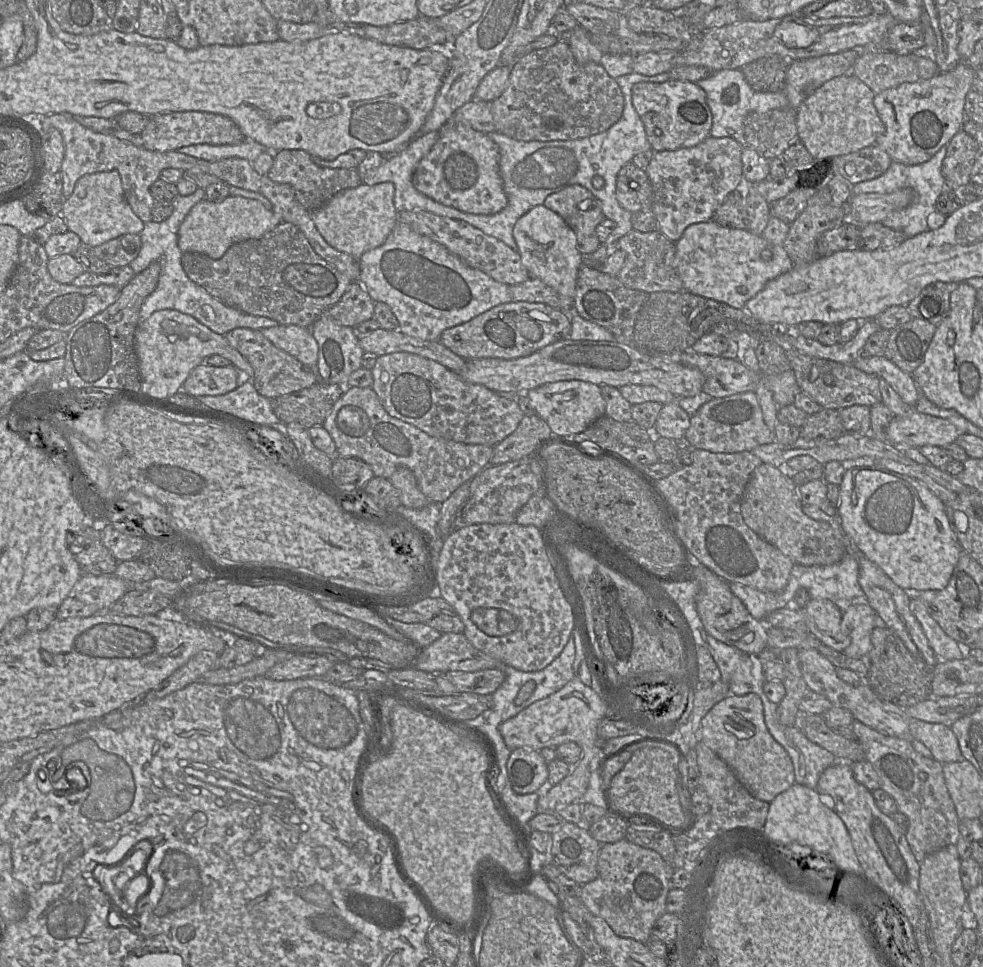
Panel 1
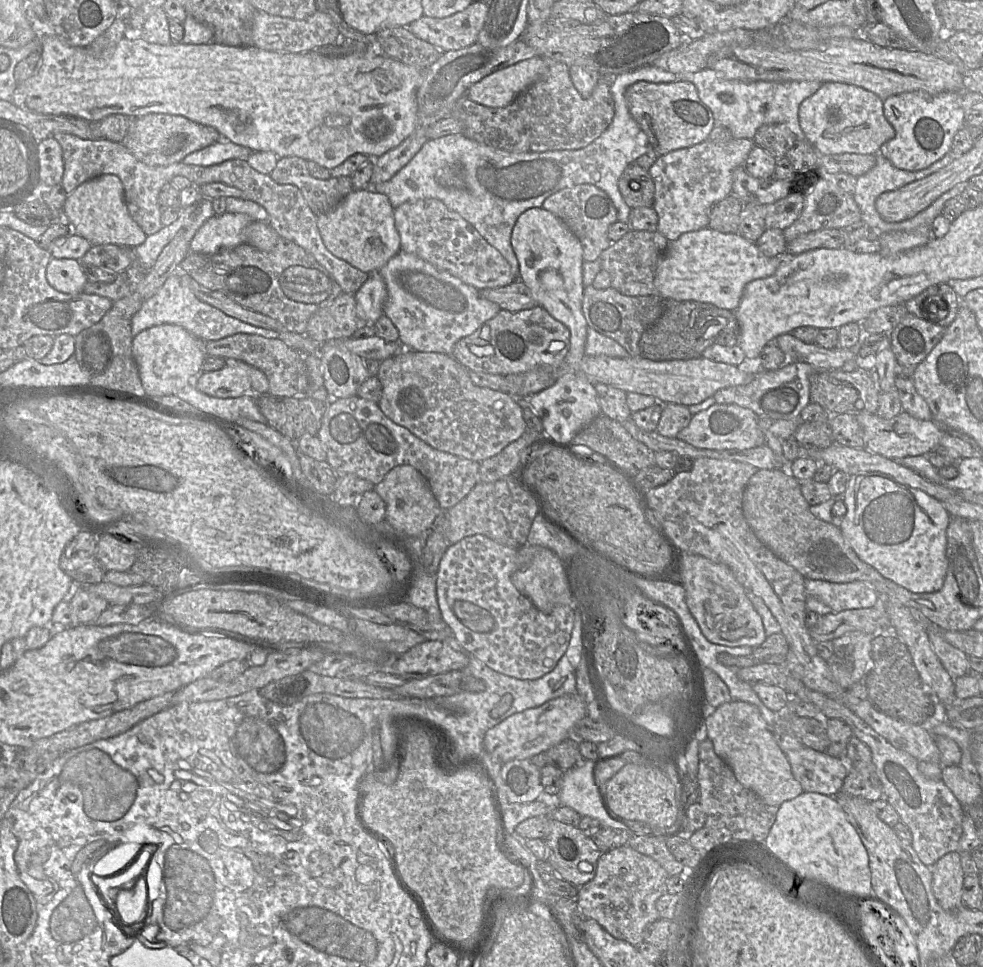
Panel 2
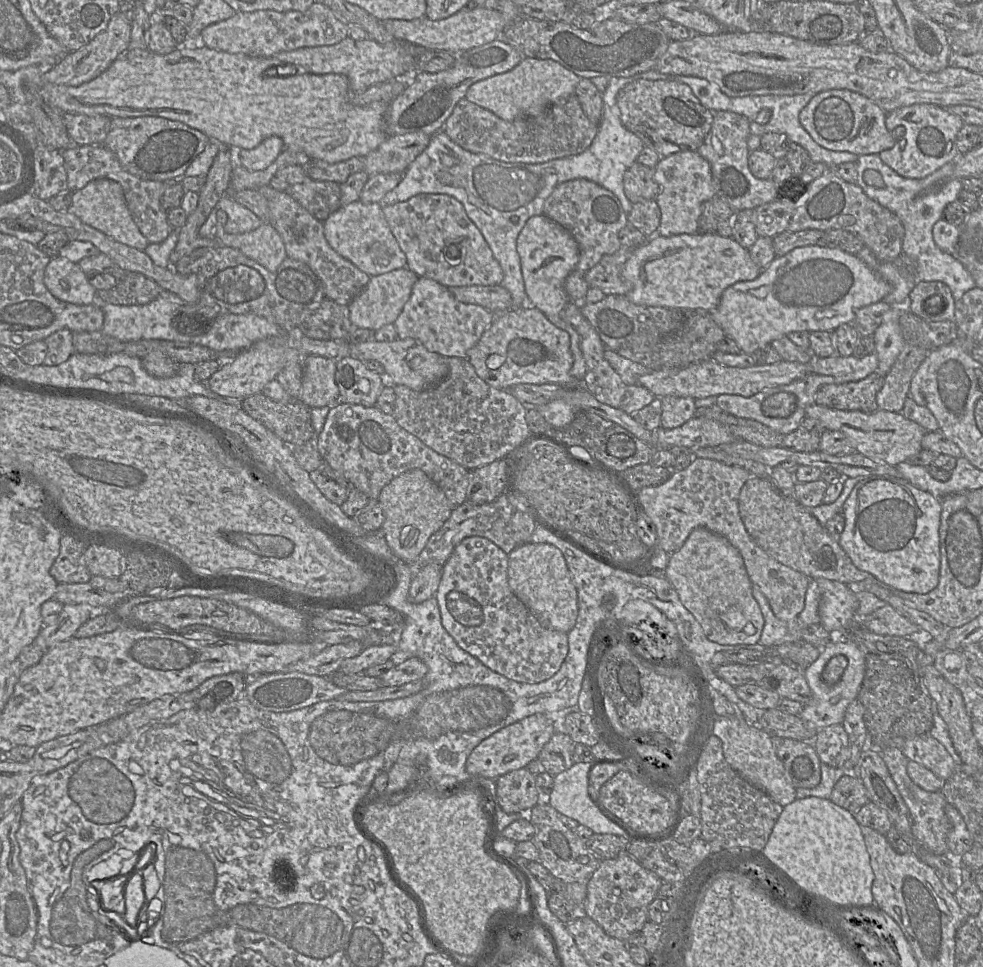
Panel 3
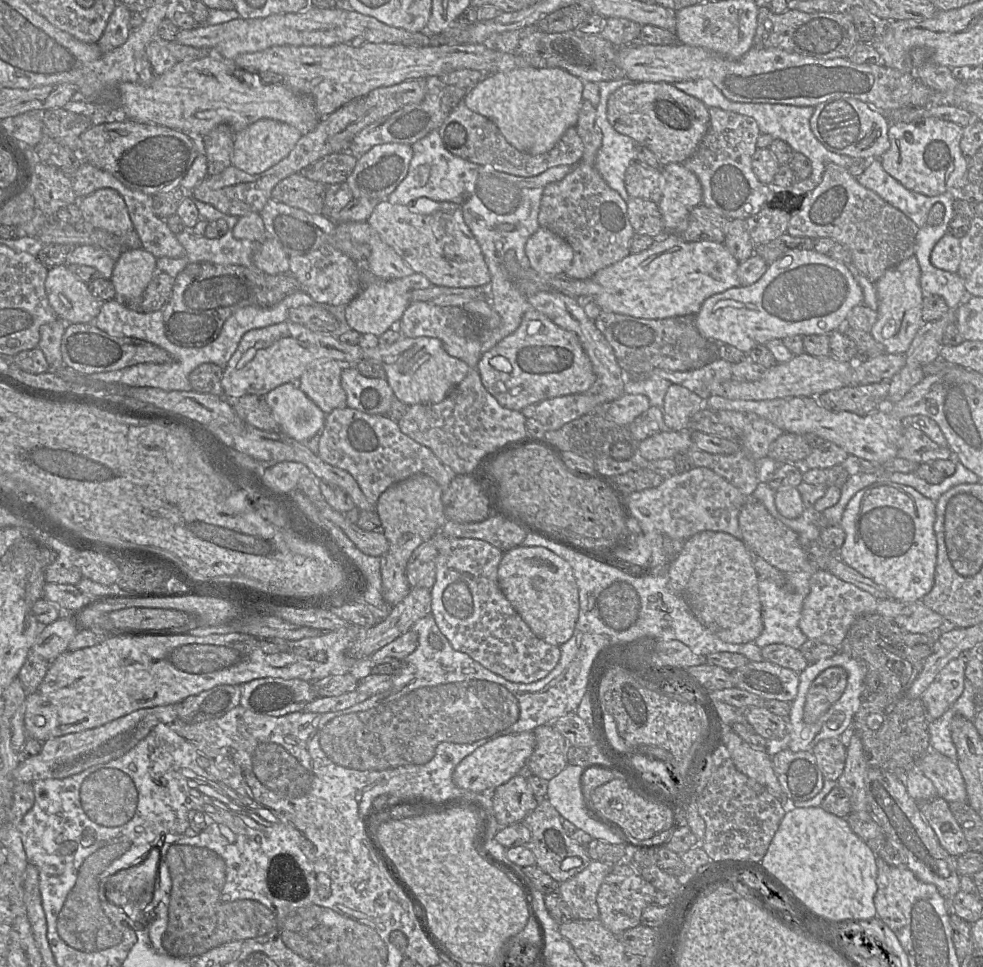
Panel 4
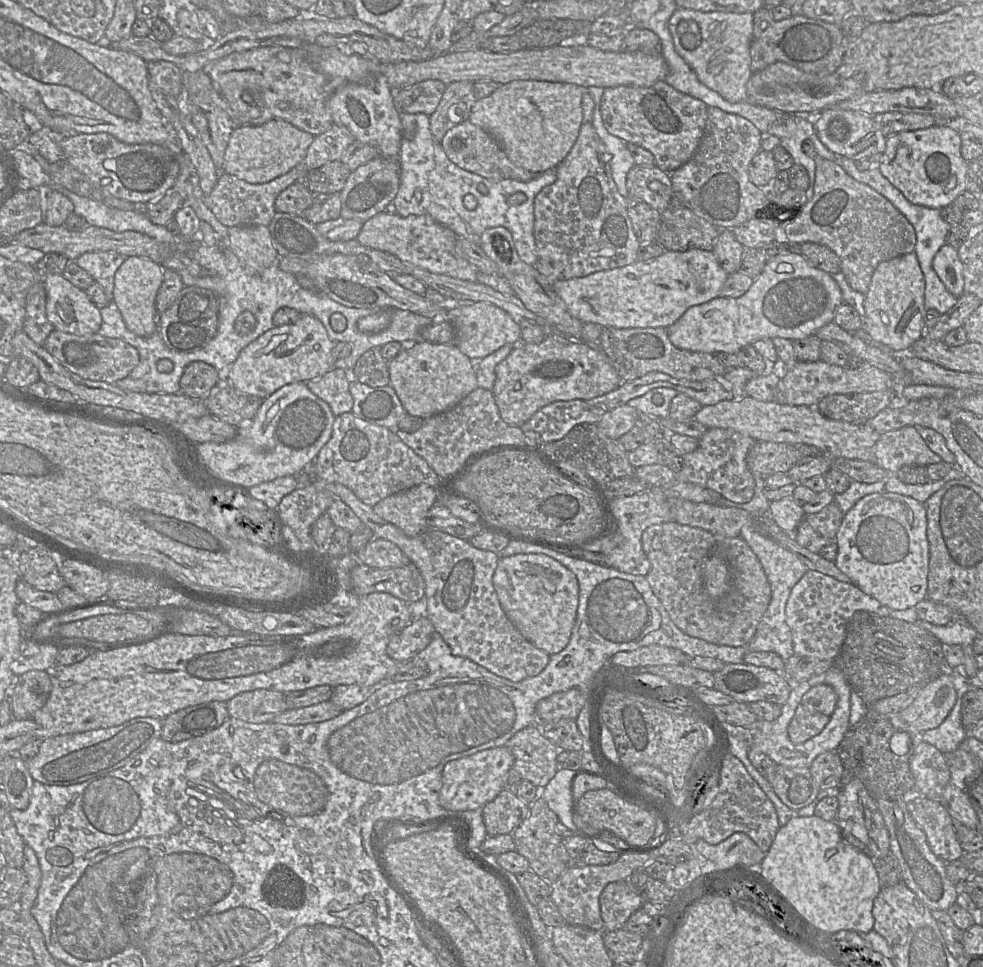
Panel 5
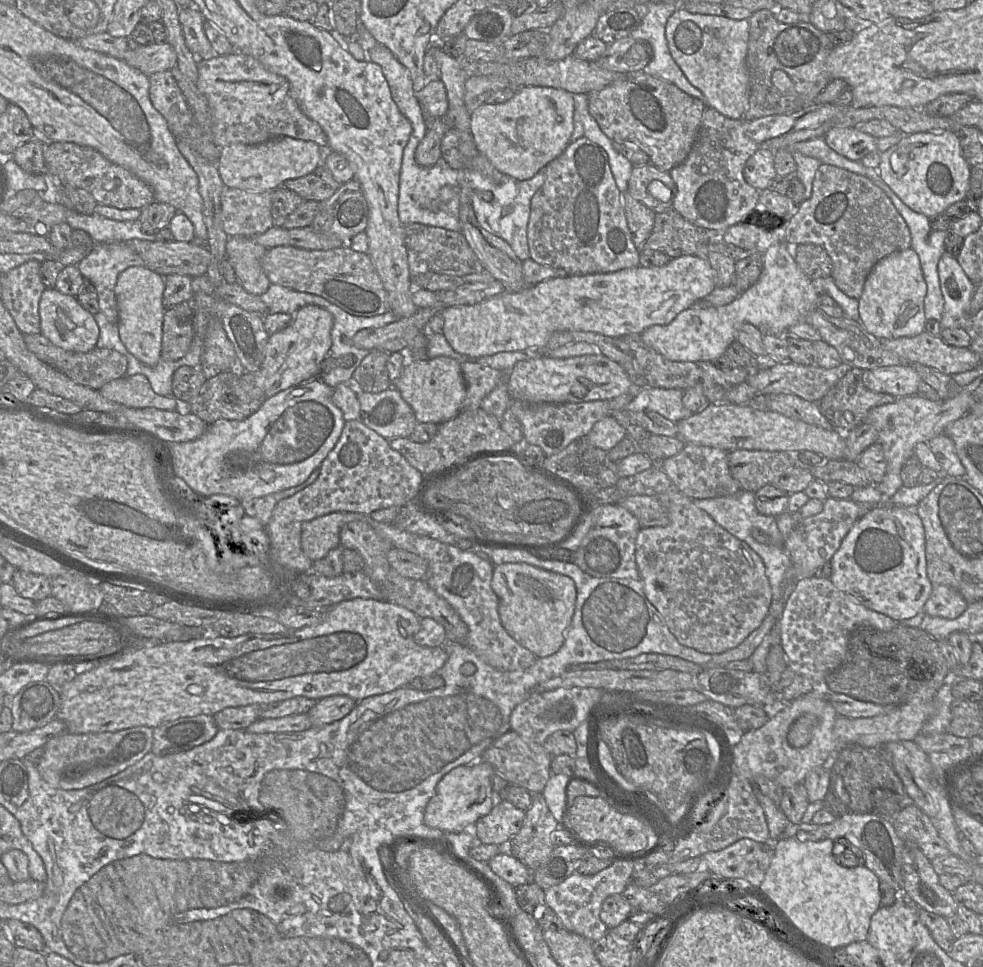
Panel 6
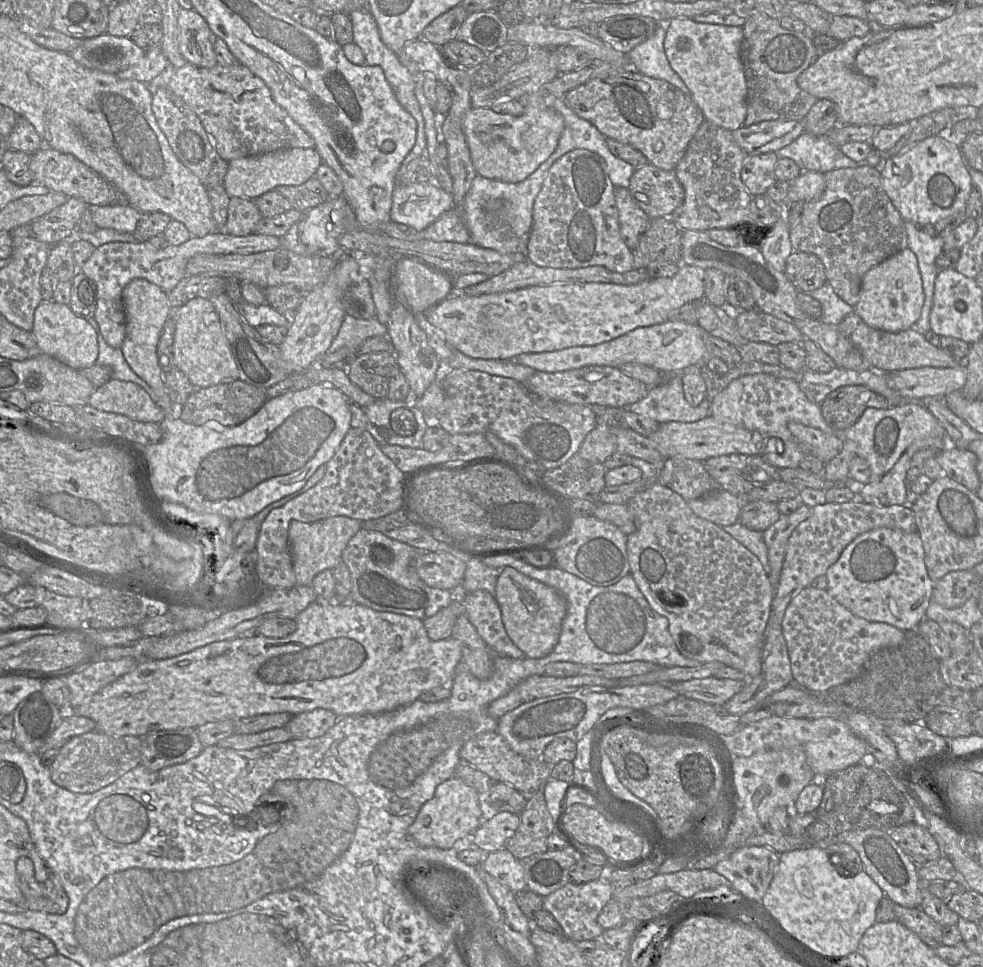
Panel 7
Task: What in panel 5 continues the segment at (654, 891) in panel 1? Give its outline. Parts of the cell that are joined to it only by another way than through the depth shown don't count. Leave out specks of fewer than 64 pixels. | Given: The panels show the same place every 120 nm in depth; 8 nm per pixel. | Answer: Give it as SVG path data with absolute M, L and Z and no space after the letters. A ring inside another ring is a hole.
M626 881L609 883L599 898L605 931L622 929L629 917L644 904L643 899Z

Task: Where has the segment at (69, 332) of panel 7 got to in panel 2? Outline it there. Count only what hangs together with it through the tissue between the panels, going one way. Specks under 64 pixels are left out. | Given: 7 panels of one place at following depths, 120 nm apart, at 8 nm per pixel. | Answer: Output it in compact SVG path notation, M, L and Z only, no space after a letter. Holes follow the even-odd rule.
M51 258L46 268L46 279L53 288L67 294L83 292L88 282L81 262L75 259Z

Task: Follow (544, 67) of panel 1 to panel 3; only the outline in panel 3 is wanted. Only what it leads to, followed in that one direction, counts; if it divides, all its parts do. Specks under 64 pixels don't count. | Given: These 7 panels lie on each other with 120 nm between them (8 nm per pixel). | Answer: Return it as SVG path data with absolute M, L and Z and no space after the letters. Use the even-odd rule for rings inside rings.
M575 94L557 104L549 106L535 117L519 117L505 121L496 114L475 103L462 98L455 106L443 128L449 138L467 151L486 154L489 157L507 163L540 164L551 160L574 156L585 151L594 140L599 124L592 123L584 114Z

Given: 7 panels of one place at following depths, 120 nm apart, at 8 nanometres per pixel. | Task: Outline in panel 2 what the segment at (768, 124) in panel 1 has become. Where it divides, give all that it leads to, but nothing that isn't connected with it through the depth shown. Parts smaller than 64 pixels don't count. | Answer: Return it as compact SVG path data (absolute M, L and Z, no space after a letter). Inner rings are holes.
M785 124L763 125L757 129L753 142L775 159L784 157L796 141L795 135Z

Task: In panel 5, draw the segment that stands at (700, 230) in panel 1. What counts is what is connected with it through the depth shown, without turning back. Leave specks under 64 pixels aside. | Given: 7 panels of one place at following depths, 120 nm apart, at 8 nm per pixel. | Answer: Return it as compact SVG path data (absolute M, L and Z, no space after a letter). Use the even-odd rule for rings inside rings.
M664 251L660 256L584 277L553 281L553 291L582 323L614 328L667 328L691 306L719 297L728 274L712 251Z

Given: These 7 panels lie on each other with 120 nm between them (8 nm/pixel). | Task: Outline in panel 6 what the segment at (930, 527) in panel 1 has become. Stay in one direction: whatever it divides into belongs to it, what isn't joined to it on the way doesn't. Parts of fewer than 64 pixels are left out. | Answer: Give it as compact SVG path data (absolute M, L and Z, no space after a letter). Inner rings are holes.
M876 505L859 518L831 559L832 583L865 607L900 622L923 611L933 584L927 575L925 531L914 508Z

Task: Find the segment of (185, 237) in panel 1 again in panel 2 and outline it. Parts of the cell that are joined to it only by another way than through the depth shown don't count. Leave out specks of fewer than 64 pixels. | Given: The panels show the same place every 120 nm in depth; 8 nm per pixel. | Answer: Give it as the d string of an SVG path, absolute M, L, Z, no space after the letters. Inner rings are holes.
M243 213L213 215L197 230L190 241L190 251L214 254L244 243L244 230L252 222Z

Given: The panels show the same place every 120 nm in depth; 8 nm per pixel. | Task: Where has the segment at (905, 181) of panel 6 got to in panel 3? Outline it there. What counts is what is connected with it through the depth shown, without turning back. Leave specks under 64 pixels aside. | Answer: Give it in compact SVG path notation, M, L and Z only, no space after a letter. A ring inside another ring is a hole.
M925 103L901 107L886 114L886 128L889 132L892 133L897 127L905 128L905 132L892 148L878 155L884 164L900 176L925 178L955 158L958 152L956 137L965 124L959 116L941 106Z

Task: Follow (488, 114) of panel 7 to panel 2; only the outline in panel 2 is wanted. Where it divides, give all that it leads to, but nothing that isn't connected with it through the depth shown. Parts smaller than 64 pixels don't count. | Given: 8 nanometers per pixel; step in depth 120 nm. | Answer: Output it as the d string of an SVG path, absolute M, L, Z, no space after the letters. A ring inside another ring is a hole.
M535 56L531 59L500 69L471 85L467 91L467 97L487 107L506 107L511 104L519 94L547 74L547 60L551 59Z

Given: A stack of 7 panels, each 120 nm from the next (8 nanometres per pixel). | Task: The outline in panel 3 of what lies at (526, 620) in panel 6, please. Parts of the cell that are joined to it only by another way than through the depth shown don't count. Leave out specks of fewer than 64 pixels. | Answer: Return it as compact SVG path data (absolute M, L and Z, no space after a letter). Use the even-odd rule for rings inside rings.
M525 543L508 554L508 584L513 594L545 628L568 633L578 615L577 592L559 549L546 543Z

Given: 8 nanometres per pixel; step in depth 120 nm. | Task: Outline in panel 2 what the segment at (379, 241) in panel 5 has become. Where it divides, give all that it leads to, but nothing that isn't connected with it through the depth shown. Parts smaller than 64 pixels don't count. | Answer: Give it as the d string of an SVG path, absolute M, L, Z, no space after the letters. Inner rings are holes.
M426 198L403 203L394 208L394 222L400 236L401 250L418 256L440 270L449 272L465 284L481 290L506 286L517 279L501 253L490 245L473 225L457 212L450 210L441 200Z

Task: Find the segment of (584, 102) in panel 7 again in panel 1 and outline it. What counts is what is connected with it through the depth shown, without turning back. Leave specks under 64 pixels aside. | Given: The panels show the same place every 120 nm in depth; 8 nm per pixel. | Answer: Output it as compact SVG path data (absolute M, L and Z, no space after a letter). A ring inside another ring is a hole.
M669 79L666 82L662 82L662 83L639 82L639 83L634 84L632 87L632 104L635 111L637 112L637 114L639 115L640 119L643 122L647 139L651 145L651 149L654 152L665 151L665 150L677 150L681 148L692 147L701 143L707 137L710 136L710 130L712 127L712 114L708 106L706 94L704 90L696 83L689 82L689 81L672 80L672 79Z

